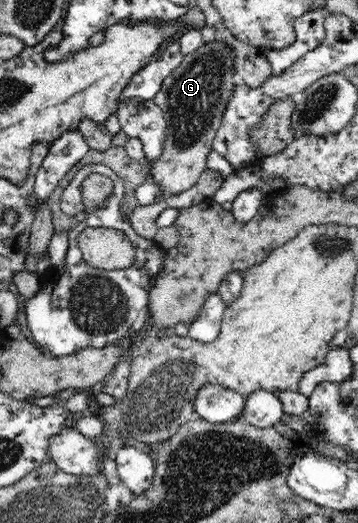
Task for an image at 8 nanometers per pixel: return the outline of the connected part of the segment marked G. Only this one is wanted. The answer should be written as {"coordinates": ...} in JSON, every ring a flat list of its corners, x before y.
{"coordinates":[[216,38,185,54,180,66,162,81,161,91,153,101,162,109,166,119,166,136,163,138,162,152,148,161,151,175,147,173,147,178,163,194,180,195,192,188,207,169,208,152,213,149,212,142,222,124,223,110,238,81,234,71,234,51]]}

